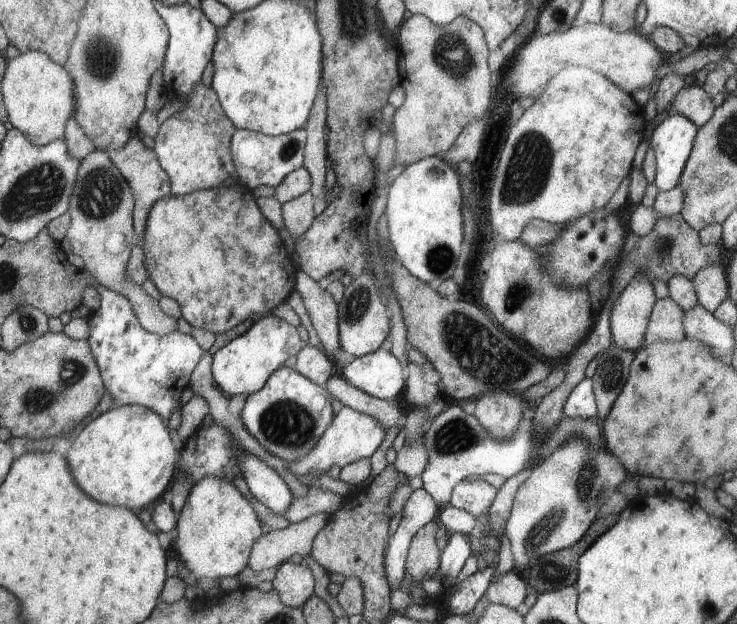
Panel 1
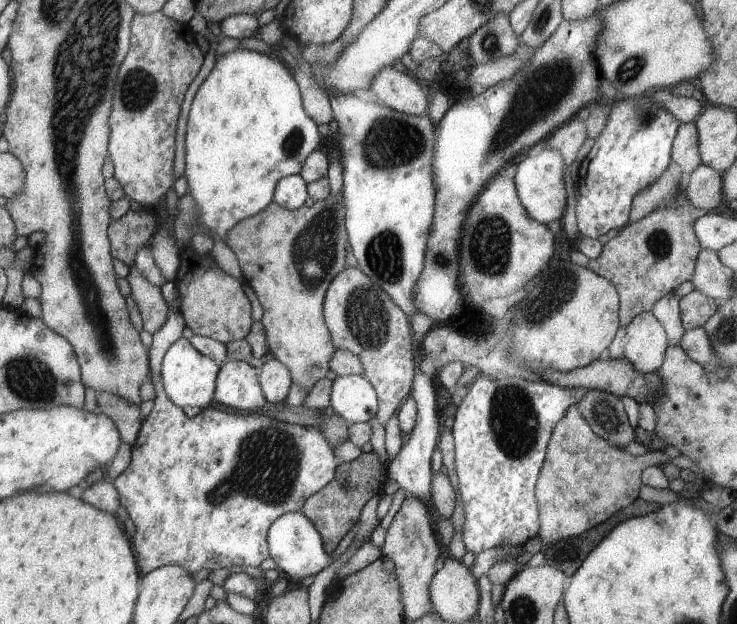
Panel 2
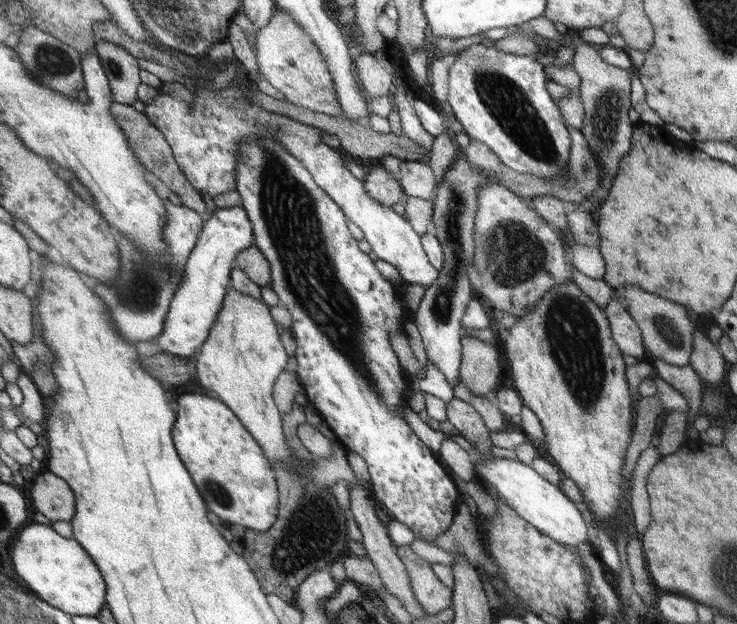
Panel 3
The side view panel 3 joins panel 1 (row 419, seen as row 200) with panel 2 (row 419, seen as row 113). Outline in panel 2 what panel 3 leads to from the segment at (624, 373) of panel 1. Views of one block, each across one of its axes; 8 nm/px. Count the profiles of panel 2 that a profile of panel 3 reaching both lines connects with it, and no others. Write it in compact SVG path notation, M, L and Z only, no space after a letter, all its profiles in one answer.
M588 389L578 397L576 406L589 428L614 447L625 447L634 440L636 431L613 393Z

